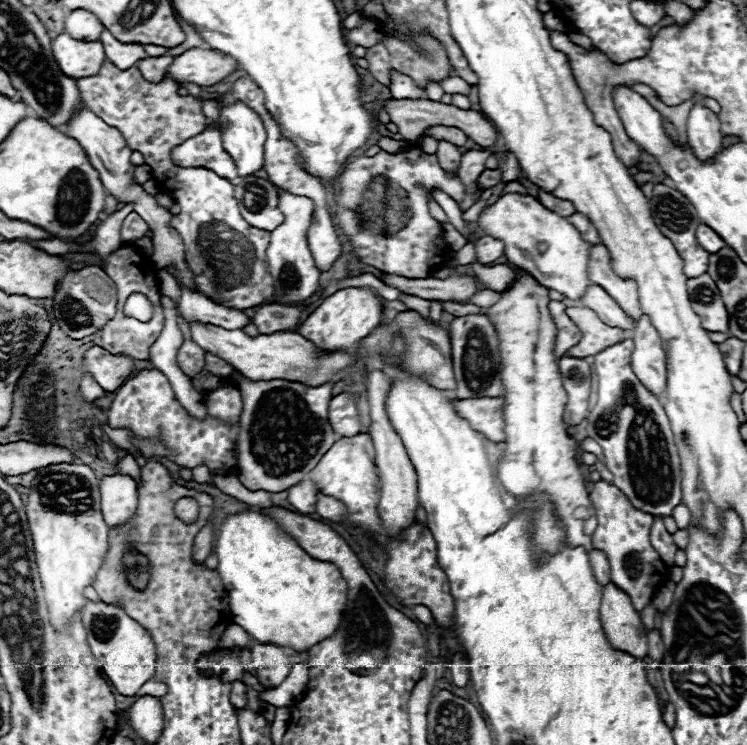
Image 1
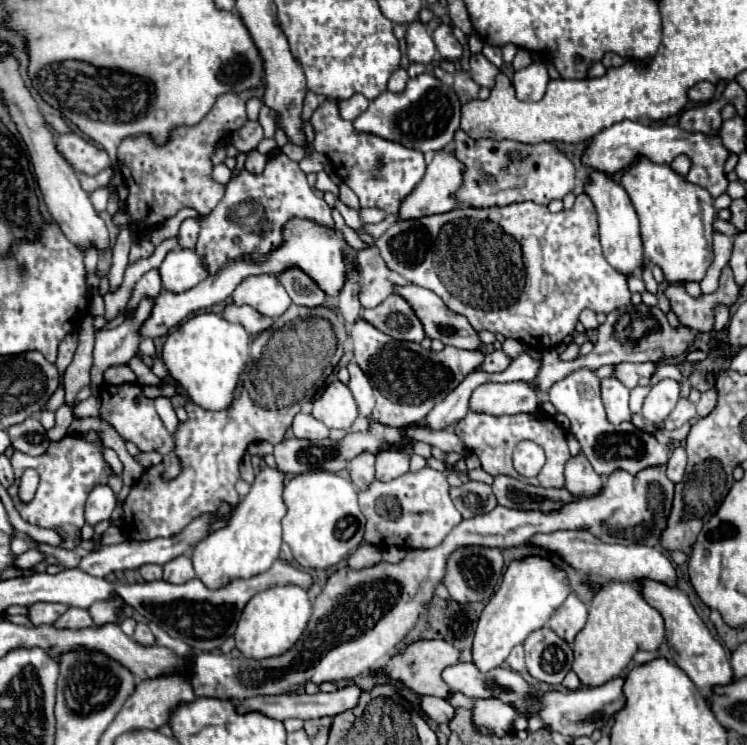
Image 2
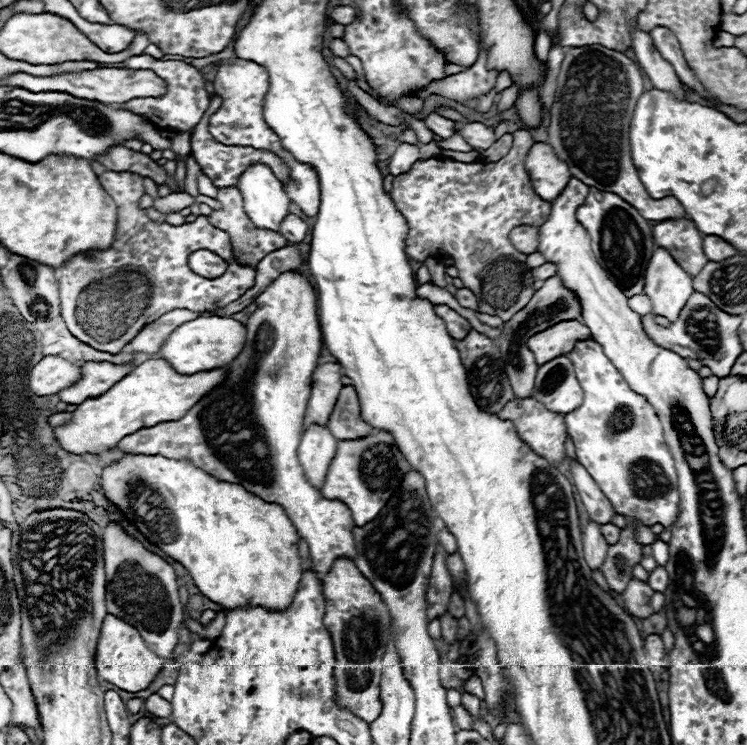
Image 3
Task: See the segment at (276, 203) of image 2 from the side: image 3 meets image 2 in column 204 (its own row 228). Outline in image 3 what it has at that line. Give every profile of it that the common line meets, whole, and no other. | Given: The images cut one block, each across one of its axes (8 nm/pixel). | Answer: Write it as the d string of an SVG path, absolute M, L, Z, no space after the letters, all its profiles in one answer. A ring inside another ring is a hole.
M234 186L220 188L216 200L222 204L222 208L220 208L220 210L212 210L212 214L208 216L208 222L210 222L214 228L220 228L220 230L228 232L230 242L232 242L232 250L234 250L234 254L236 254L236 262L238 262L238 264L256 268L256 264L258 264L266 254L288 246L288 240L282 238L278 232L262 230L262 228L258 228L258 226L252 224L252 220L250 220L250 218L246 216L246 212L244 212L244 200L242 200L242 194L240 194L238 188L234 188Z

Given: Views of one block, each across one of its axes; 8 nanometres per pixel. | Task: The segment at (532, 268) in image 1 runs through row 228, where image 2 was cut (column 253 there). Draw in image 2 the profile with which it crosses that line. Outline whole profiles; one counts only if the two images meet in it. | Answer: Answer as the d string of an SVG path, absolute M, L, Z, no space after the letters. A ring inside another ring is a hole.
M276 468L260 470L248 496L236 506L226 526L210 532L194 548L192 564L196 578L202 578L208 588L222 588L224 584L230 584L236 578L252 578L260 572L266 572L272 562L278 560L278 552L282 546L280 520L286 514L286 506L282 500L282 480L284 474Z

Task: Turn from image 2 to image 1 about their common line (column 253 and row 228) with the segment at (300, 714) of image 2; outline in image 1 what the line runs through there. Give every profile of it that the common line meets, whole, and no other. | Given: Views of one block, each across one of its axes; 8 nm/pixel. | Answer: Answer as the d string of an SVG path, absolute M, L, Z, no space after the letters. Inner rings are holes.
M700 224L700 226L698 226L698 230L696 230L696 240L698 240L698 244L700 244L706 252L710 252L710 254L716 254L718 250L726 248L726 242L724 242L710 226L706 226L706 224Z

